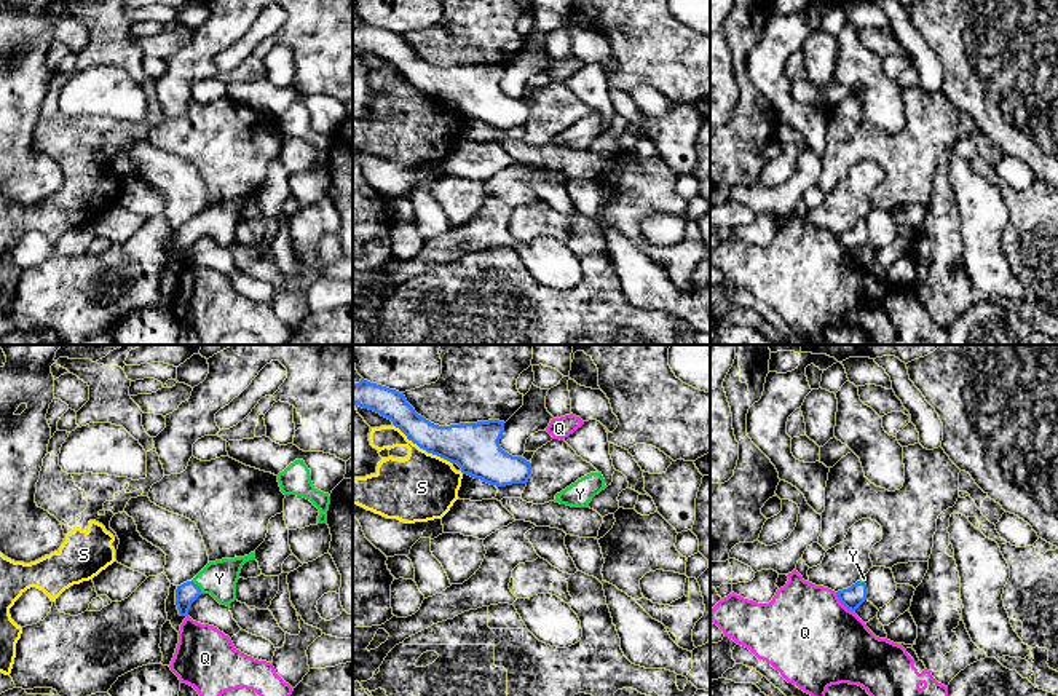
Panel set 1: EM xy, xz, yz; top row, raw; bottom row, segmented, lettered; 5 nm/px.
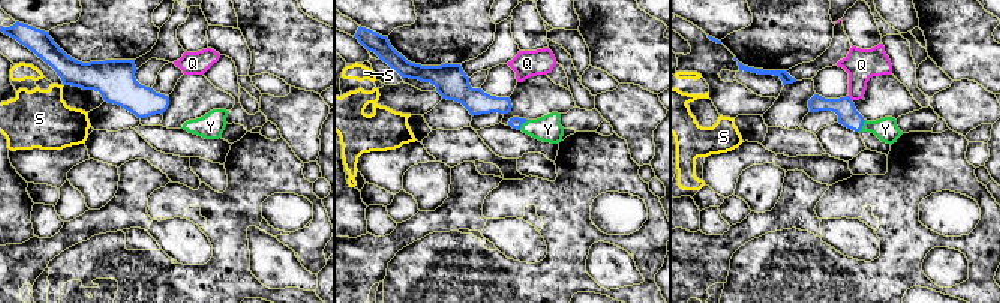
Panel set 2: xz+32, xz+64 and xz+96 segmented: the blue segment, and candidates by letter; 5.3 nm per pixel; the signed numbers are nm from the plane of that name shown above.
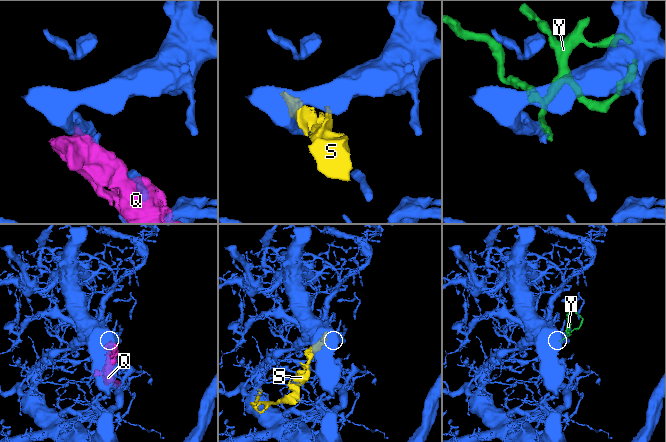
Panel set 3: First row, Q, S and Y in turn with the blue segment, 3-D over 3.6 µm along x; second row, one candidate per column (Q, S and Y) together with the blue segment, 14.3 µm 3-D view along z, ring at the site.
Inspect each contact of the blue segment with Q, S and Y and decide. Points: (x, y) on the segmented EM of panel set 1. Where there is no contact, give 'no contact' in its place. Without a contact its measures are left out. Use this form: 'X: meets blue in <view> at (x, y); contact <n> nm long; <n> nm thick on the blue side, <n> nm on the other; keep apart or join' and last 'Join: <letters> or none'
Q: meets blue in yz at (843, 604); contact 140 nm long; 110 nm thick on the blue side, 480 nm on the other; keep apart
S: meets blue in xz at (423, 449); contact 340 nm long; 240 nm thick on the blue side, 340 nm on the other; keep apart
Y: meets blue in xy at (197, 586); contact 90 nm long; 110 nm thick on the blue side, 180 nm on the other; join
Join: Y

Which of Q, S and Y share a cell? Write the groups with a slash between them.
Q / S / Y

